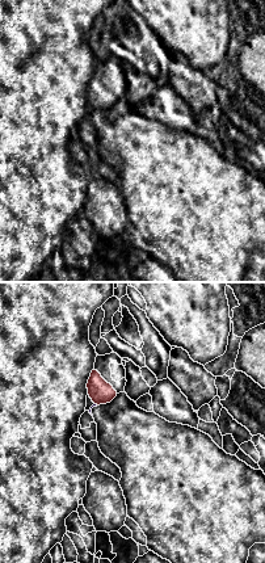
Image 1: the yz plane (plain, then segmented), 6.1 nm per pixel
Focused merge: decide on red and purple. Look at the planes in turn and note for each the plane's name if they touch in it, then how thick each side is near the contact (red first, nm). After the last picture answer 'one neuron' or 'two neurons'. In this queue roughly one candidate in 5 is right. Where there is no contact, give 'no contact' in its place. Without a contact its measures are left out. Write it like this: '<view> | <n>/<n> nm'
yz | 150/20 nm

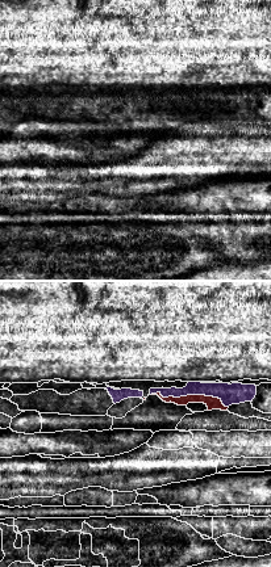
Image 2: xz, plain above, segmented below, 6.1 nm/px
xz | 80/130 nm

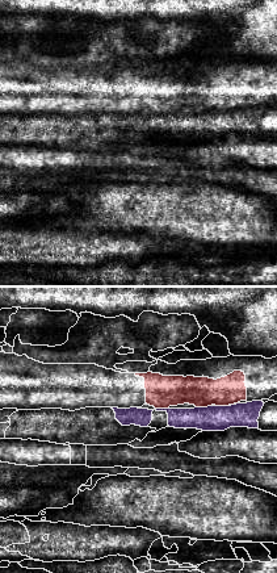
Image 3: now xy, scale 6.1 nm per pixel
xy | 190/160 nm

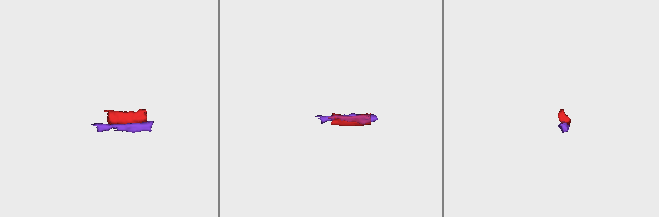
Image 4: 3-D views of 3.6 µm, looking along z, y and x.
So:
two neurons

